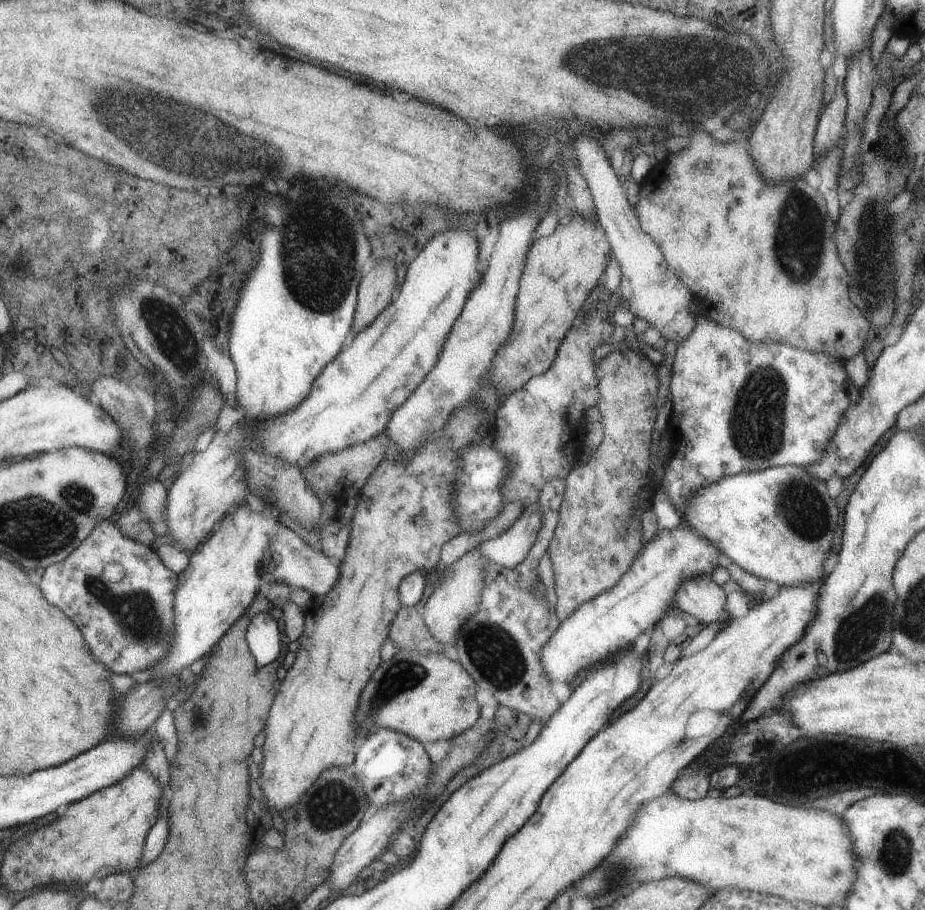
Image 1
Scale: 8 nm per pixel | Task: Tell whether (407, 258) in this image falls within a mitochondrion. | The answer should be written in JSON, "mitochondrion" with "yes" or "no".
{"mitochondrion":"no"}

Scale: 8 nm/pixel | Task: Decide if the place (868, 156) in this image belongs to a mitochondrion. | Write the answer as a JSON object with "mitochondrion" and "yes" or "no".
{"mitochondrion":"no"}

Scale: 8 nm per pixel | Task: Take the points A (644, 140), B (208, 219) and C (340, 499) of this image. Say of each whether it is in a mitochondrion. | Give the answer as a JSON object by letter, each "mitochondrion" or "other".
{"A":"other","B":"other","C":"other"}

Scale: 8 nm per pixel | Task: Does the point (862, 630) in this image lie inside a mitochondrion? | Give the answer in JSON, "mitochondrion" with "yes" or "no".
{"mitochondrion":"yes"}

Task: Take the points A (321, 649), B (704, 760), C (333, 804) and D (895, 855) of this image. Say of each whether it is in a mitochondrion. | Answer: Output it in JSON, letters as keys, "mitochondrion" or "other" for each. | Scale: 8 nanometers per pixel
{"A":"other","B":"other","C":"mitochondrion","D":"mitochondrion"}

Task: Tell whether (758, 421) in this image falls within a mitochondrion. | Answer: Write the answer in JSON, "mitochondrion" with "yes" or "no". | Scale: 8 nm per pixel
{"mitochondrion":"yes"}

